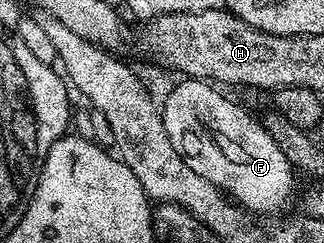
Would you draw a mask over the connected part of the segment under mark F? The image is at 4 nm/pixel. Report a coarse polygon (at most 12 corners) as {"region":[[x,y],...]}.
{"region":[[202,78],[164,102],[189,168],[245,211],[296,172],[263,121]]}

